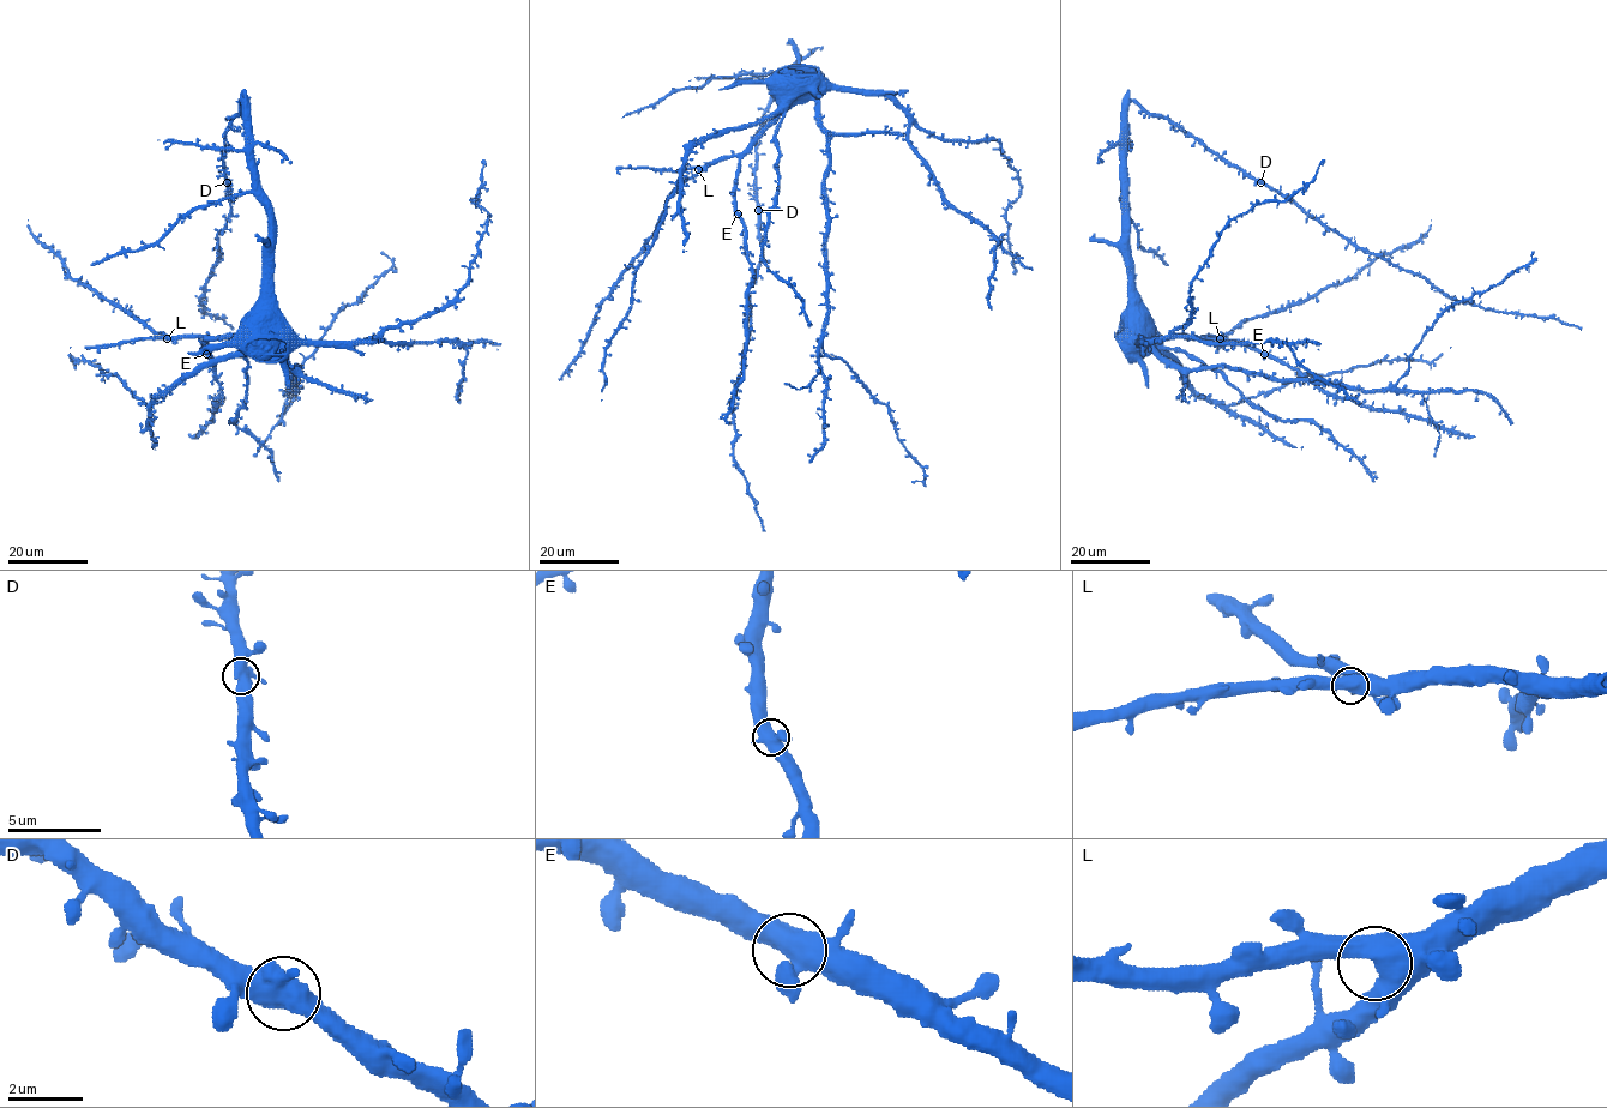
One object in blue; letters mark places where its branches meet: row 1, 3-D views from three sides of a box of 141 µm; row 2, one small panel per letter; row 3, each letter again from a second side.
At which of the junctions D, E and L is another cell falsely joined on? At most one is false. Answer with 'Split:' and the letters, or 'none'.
Split: none

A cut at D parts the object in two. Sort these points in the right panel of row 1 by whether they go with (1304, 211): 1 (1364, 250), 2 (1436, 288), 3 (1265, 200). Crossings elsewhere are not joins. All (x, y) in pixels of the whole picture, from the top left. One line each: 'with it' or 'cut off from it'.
1: with it
2: with it
3: cut off from it

